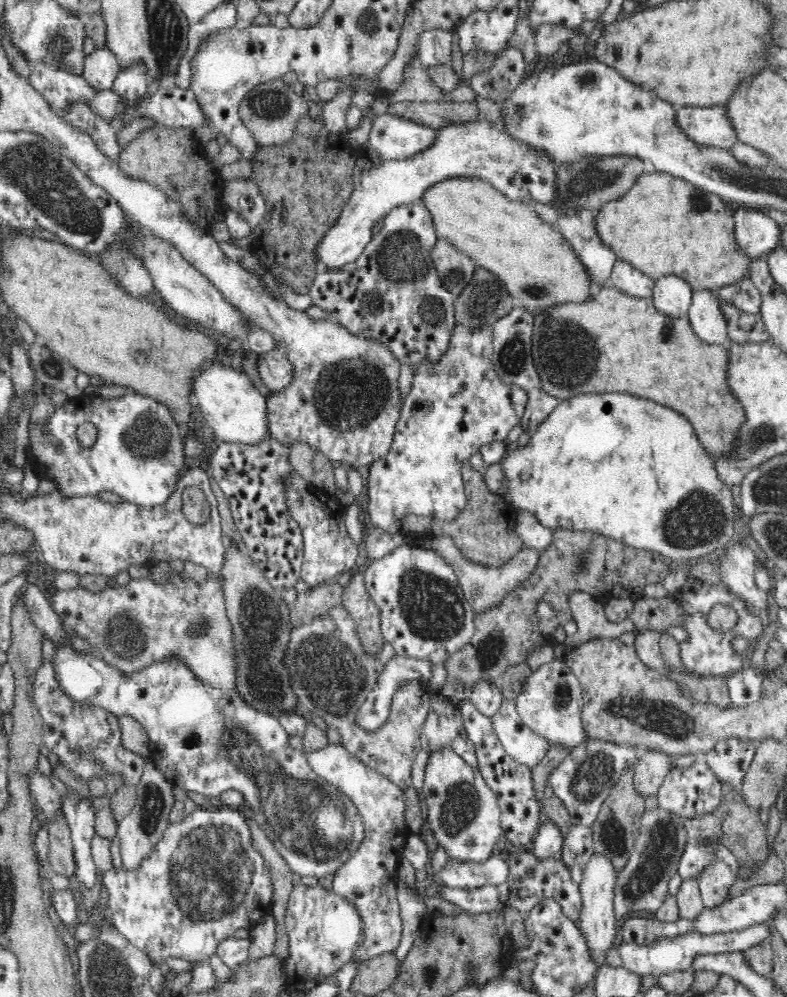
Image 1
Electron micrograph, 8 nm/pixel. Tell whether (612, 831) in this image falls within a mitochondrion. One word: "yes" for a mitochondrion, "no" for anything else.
yes

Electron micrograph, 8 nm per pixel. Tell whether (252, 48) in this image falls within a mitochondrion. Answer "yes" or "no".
no

